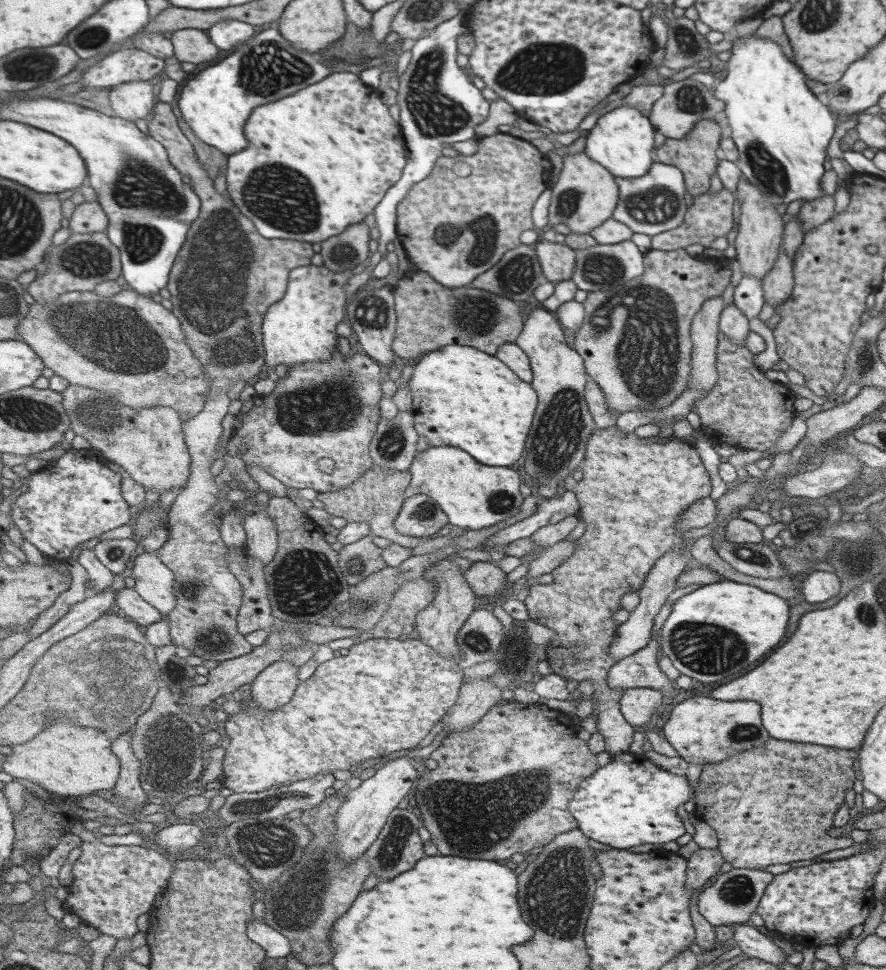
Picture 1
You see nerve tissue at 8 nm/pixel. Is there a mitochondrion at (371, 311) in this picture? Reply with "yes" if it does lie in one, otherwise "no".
yes

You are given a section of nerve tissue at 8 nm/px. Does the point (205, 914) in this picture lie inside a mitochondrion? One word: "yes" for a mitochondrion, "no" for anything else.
no

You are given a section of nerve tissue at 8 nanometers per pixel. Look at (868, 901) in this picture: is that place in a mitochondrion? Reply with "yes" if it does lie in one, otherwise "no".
no

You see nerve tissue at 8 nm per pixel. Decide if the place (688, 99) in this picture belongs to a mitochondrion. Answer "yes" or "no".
yes

